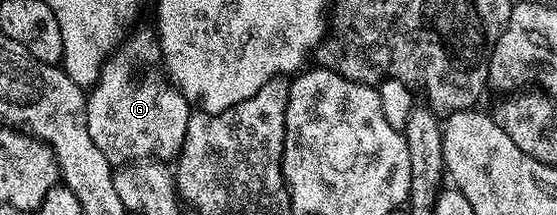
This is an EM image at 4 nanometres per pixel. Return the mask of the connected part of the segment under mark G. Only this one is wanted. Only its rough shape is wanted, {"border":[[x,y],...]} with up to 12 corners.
{"border":[[152,30],[106,58],[87,133],[114,165],[180,156],[191,103],[165,77]]}

